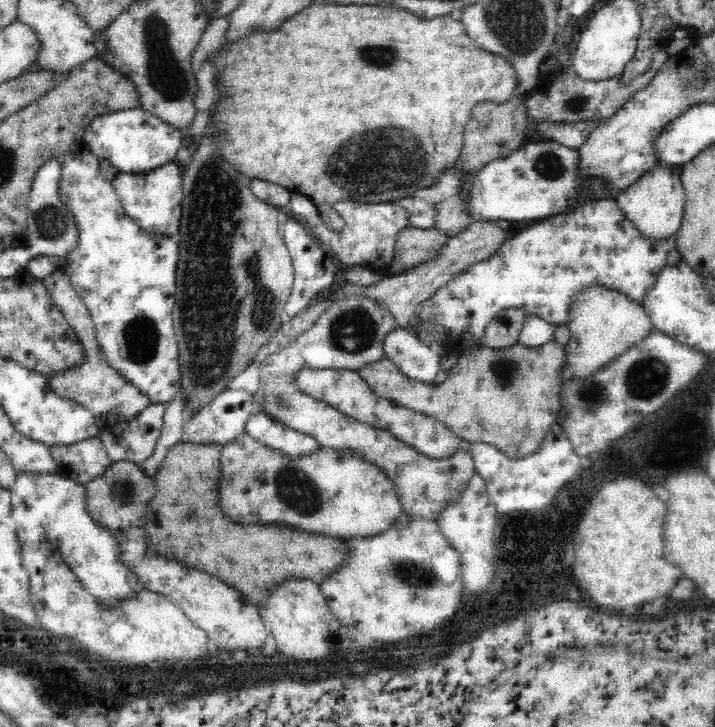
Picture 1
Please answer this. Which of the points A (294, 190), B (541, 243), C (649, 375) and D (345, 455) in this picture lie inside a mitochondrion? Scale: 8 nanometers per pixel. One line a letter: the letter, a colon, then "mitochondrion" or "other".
A: other
B: other
C: mitochondrion
D: other

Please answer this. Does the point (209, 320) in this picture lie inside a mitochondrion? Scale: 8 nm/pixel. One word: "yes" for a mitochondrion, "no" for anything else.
yes

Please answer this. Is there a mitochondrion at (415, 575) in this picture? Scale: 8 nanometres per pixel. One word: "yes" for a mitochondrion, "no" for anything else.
yes

